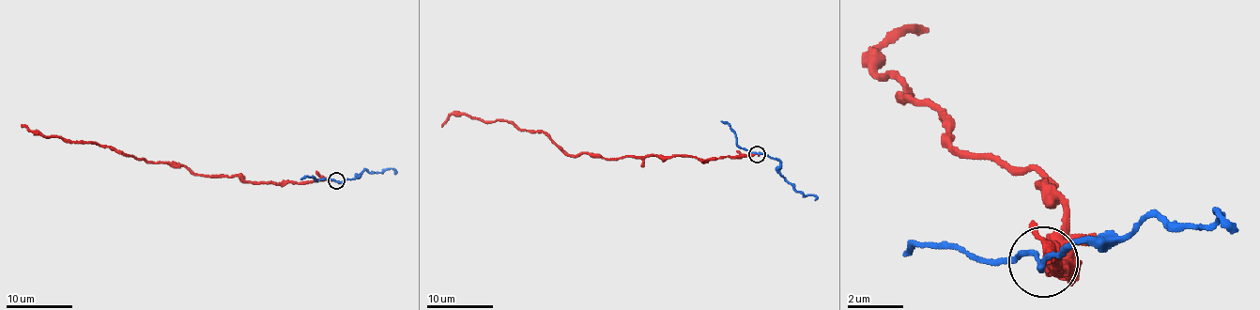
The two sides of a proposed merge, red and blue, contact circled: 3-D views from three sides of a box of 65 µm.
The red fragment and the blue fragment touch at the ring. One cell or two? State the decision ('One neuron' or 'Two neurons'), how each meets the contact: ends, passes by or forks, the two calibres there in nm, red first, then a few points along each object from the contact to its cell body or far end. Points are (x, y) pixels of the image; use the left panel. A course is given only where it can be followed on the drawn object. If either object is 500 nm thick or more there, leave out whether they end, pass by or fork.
Two neurons. At the ring red ends. At the ring blue passes by. Thickness 240 nm (red) against 170 nm. Course of red: (336, 181), (249, 182), (238, 176), (194, 175), (179, 164), (146, 162), (91, 143), (35, 135), (22, 125). Course of blue: (336, 181), (354, 179), (364, 169), (376, 173), (393, 168), (393, 173)

